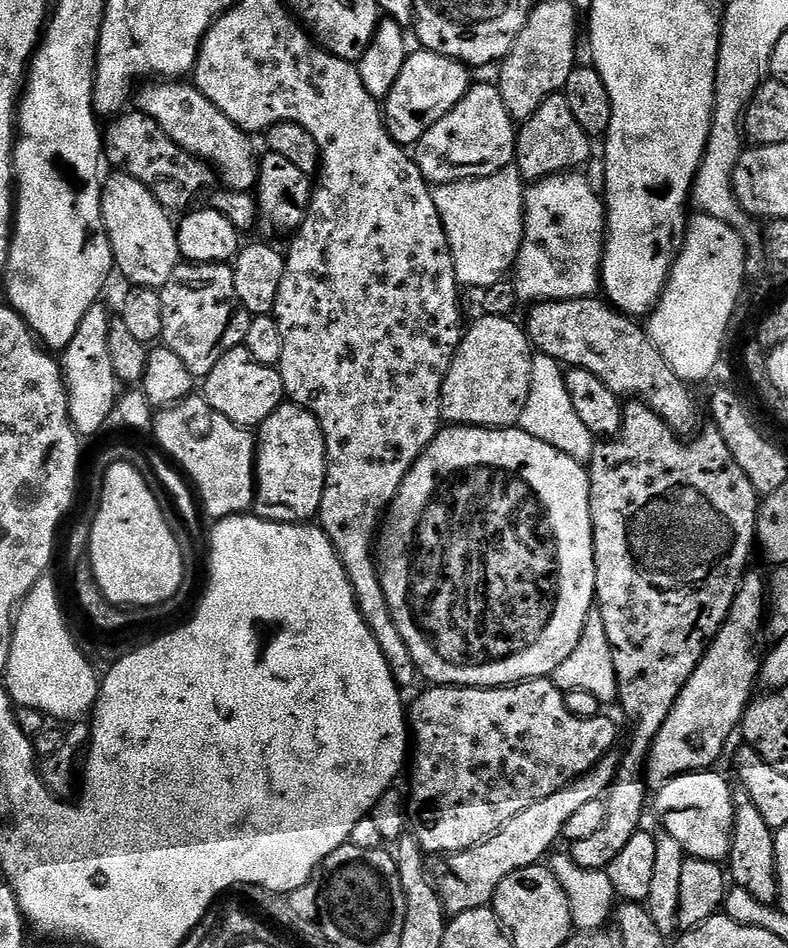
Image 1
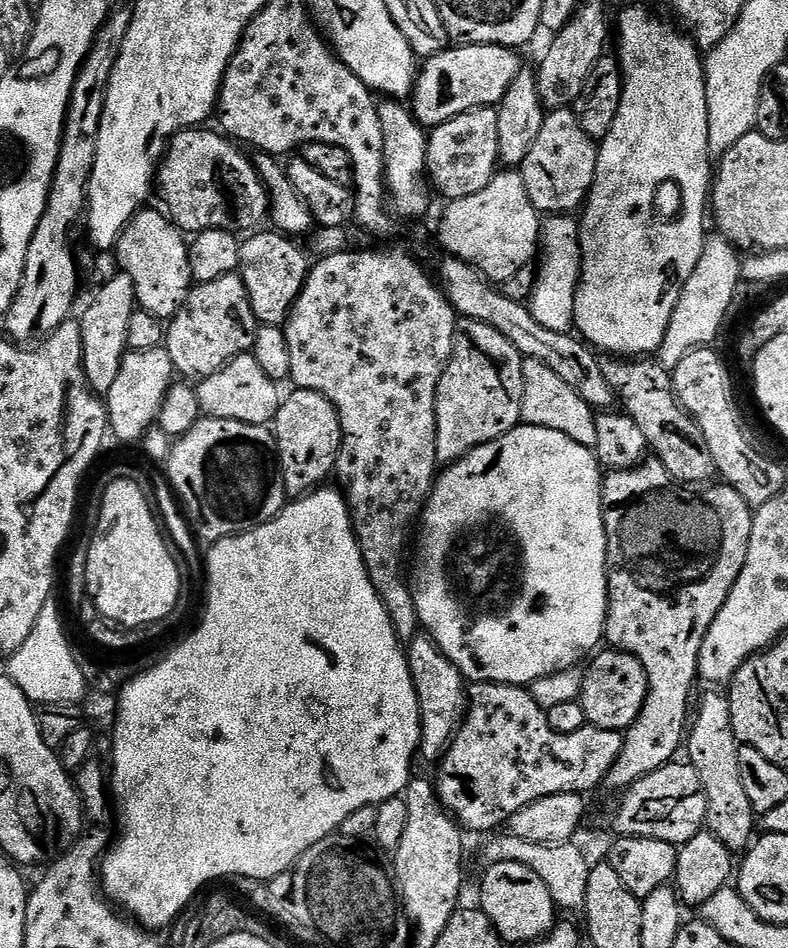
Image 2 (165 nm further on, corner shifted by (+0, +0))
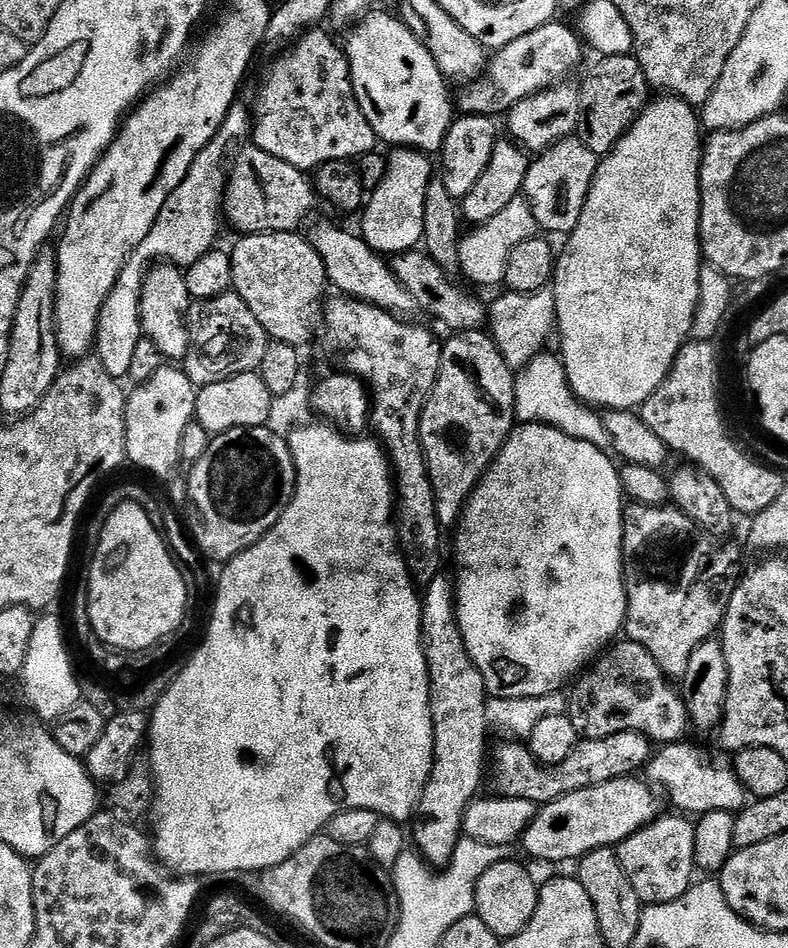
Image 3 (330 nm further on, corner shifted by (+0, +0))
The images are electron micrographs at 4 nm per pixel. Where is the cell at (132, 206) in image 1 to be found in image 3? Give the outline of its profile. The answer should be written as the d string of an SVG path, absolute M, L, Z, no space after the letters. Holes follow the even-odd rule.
M167 262L157 263L144 280L140 299L140 331L143 339L158 346L158 354L165 361L182 362L186 358L192 337L186 325L188 310L193 300L187 292L185 273Z

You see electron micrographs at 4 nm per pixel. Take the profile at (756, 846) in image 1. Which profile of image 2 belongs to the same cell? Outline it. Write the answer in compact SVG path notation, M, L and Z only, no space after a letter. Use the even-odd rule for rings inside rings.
M708 690L700 700L700 713L697 716L695 713L686 733L686 760L692 765L698 778L702 778L708 815L707 831L712 832L714 838L718 838L718 842L722 842L722 846L726 846L733 854L743 853L753 843L758 832L758 813L750 806L750 797L746 795L738 766L741 747L734 734L727 695L720 690Z

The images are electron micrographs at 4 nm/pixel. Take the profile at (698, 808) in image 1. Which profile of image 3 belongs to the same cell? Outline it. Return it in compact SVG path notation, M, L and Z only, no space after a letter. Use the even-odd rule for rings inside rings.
M623 776L610 782L602 782L598 786L590 786L586 790L574 790L574 794L566 794L557 800L551 800L537 811L536 817L522 837L524 852L536 860L545 860L548 864L564 864L567 860L579 861L587 852L599 848L612 848L619 846L630 834L644 827L644 784L643 779Z

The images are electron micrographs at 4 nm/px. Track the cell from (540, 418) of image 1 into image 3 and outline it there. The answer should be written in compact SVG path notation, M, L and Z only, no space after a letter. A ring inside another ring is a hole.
M541 352L524 368L515 373L516 377L516 420L526 424L545 424L562 430L570 438L590 442L598 450L612 452L610 433L606 431L603 415L580 403L564 379L563 361L557 355Z

